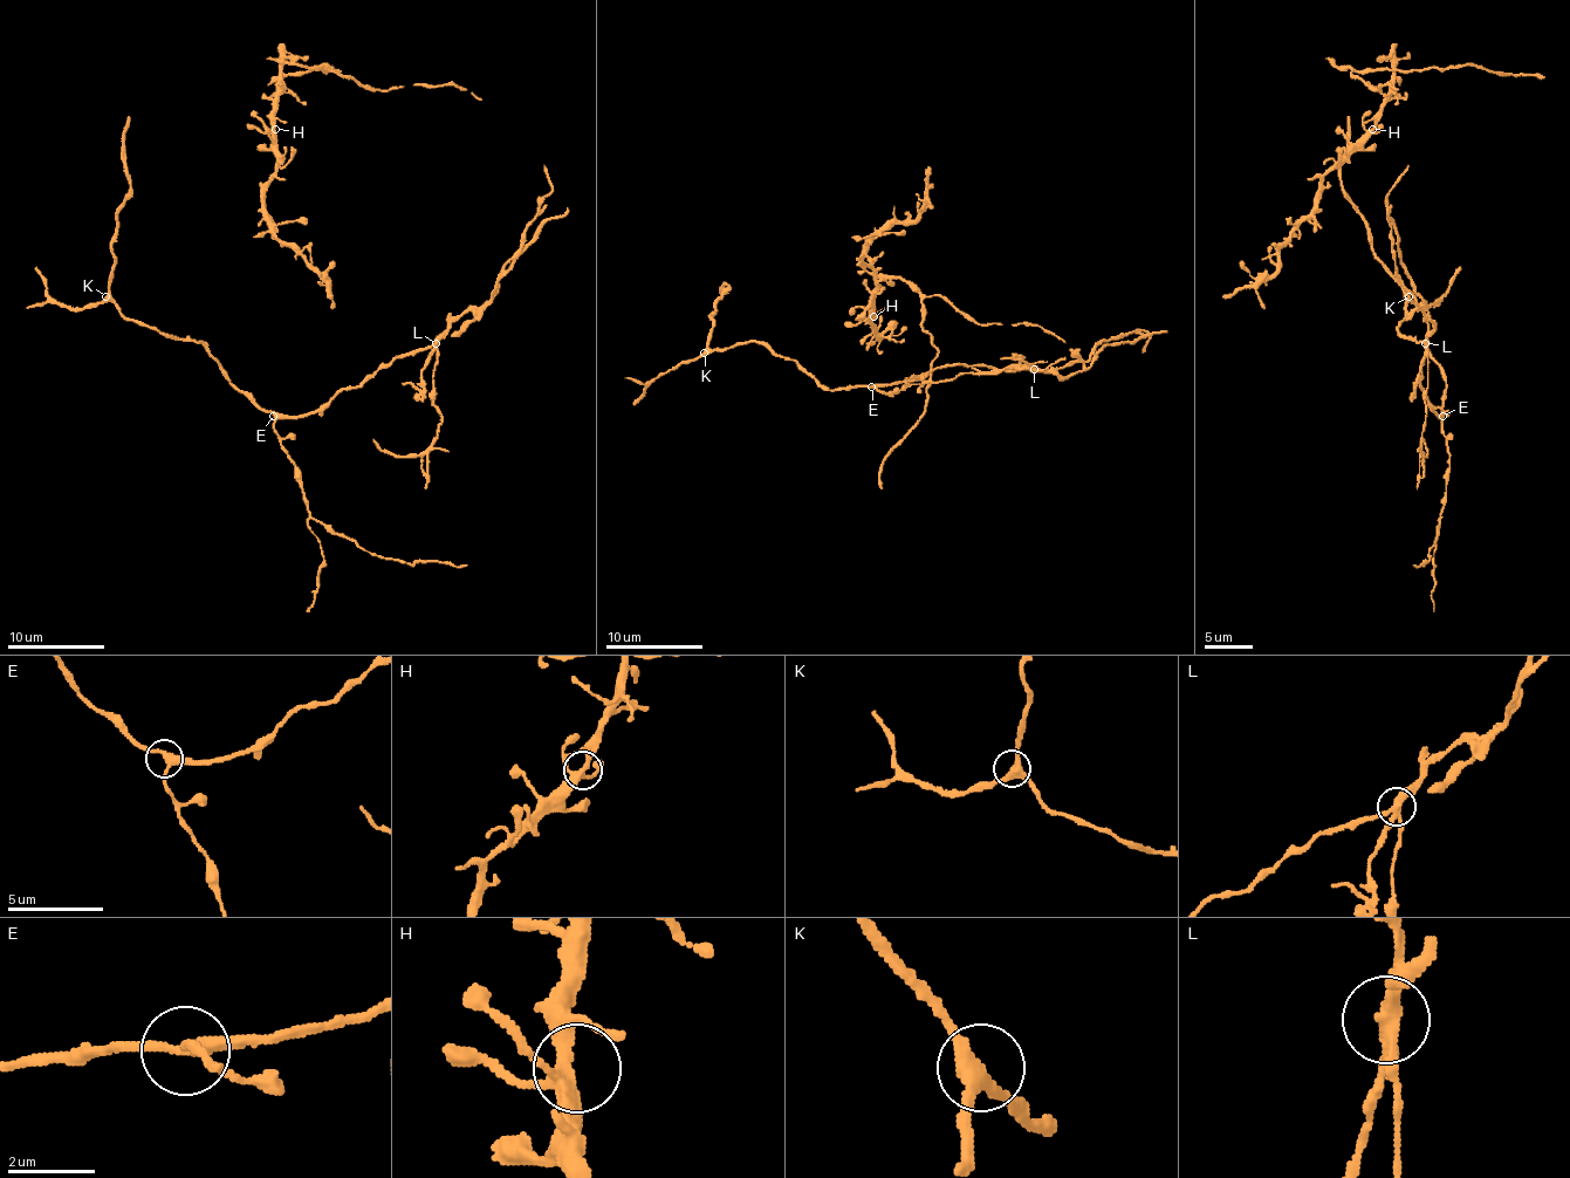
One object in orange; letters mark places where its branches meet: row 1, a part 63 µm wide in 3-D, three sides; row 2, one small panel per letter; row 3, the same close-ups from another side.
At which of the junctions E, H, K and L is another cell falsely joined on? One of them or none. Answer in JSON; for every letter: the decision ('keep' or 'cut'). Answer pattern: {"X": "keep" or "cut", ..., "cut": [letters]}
{"E": "keep", "H": "keep", "K": "keep", "L": "cut", "cut": ["L"]}

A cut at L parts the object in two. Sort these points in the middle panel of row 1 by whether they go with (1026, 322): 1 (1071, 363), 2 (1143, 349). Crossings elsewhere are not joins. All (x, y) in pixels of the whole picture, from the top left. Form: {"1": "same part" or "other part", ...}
{"1": "other part", "2": "other part"}

